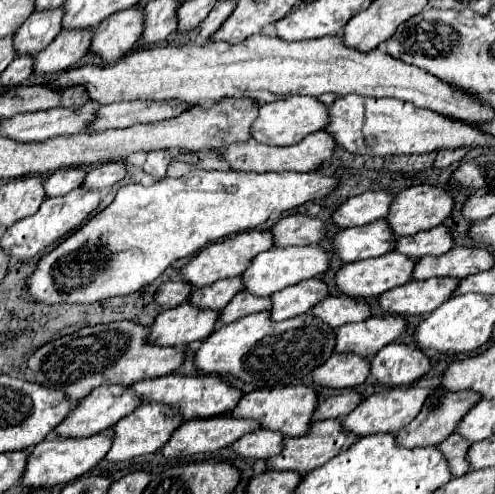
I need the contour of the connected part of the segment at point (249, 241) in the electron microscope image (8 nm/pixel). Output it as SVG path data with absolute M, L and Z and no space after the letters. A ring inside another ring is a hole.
M244 231L206 245L198 255L190 259L190 263L180 271L180 275L182 275L182 281L186 281L192 287L206 287L206 285L212 285L214 281L240 275L260 251L268 251L268 249L272 249L272 235L268 231Z

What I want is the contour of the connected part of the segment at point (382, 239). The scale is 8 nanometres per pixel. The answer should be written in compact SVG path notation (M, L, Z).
M374 221L362 227L350 227L334 235L332 251L342 263L380 257L392 251L394 235L384 221Z

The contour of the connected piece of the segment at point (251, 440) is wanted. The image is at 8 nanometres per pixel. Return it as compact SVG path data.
M256 429L256 431L236 439L230 447L236 455L242 455L248 459L268 459L268 457L274 457L276 453L280 453L282 435L276 431Z

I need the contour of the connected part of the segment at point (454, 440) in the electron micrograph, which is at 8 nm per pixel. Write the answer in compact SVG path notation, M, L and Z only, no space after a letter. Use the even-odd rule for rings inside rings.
M452 433L448 439L444 439L436 447L444 453L444 459L448 461L452 477L460 477L470 471L470 465L466 463L466 451L468 451L470 443L466 439L462 439L458 433Z

